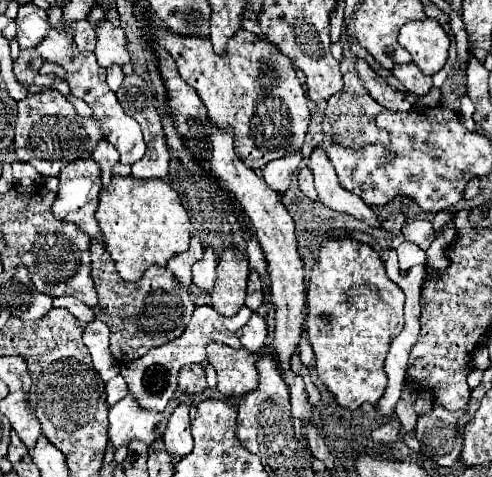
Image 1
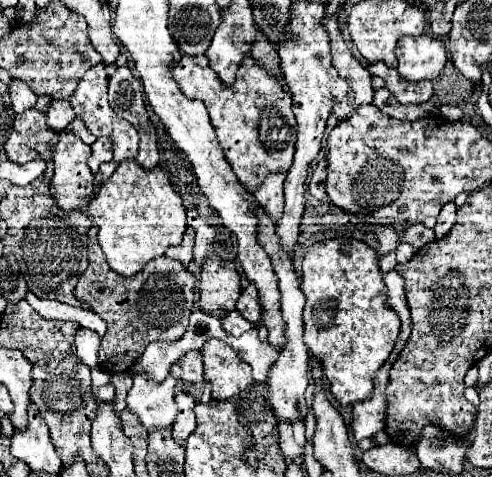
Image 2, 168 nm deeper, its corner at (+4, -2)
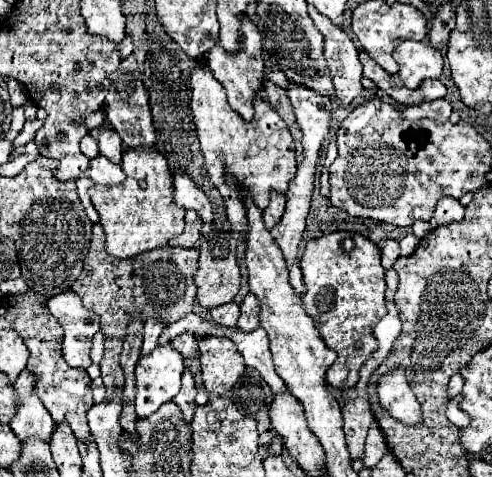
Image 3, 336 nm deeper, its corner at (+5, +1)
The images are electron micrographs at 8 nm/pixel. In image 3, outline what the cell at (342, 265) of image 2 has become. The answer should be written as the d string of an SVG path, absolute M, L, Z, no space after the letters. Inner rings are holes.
M333 232L309 240L299 260L307 294L303 306L317 318L325 344L337 352L337 360L327 370L327 382L333 388L351 388L359 380L359 368L377 348L373 326L387 314L385 308L385 270L379 248L361 234Z

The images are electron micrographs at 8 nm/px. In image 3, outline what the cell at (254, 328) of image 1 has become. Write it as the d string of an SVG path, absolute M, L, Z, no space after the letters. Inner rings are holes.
M229 302L229 304L223 304L219 308L211 308L209 310L213 322L217 322L219 326L227 326L227 328L233 328L237 318L239 318L239 306L235 302Z

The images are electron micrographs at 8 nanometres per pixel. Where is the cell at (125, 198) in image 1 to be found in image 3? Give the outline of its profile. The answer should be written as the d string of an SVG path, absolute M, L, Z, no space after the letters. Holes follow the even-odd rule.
M125 148L119 164L125 172L125 182L113 186L91 186L91 202L101 216L105 230L105 248L115 258L133 258L147 250L165 246L171 238L183 232L185 210L175 206L171 194L171 172L165 156L157 148Z

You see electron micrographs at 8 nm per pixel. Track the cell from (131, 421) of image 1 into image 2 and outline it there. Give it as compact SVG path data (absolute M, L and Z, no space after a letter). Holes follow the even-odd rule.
M172 375L160 385L148 381L148 377L134 377L134 385L126 397L128 411L134 413L148 431L170 427L176 419L176 383Z

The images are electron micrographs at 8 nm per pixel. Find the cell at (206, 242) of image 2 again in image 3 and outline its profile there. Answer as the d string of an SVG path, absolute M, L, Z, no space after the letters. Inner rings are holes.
M179 170L173 174L173 198L175 198L175 204L183 206L185 210L189 210L189 208L195 210L205 224L209 224L213 220L209 198L193 182L193 178L189 174L179 172Z

